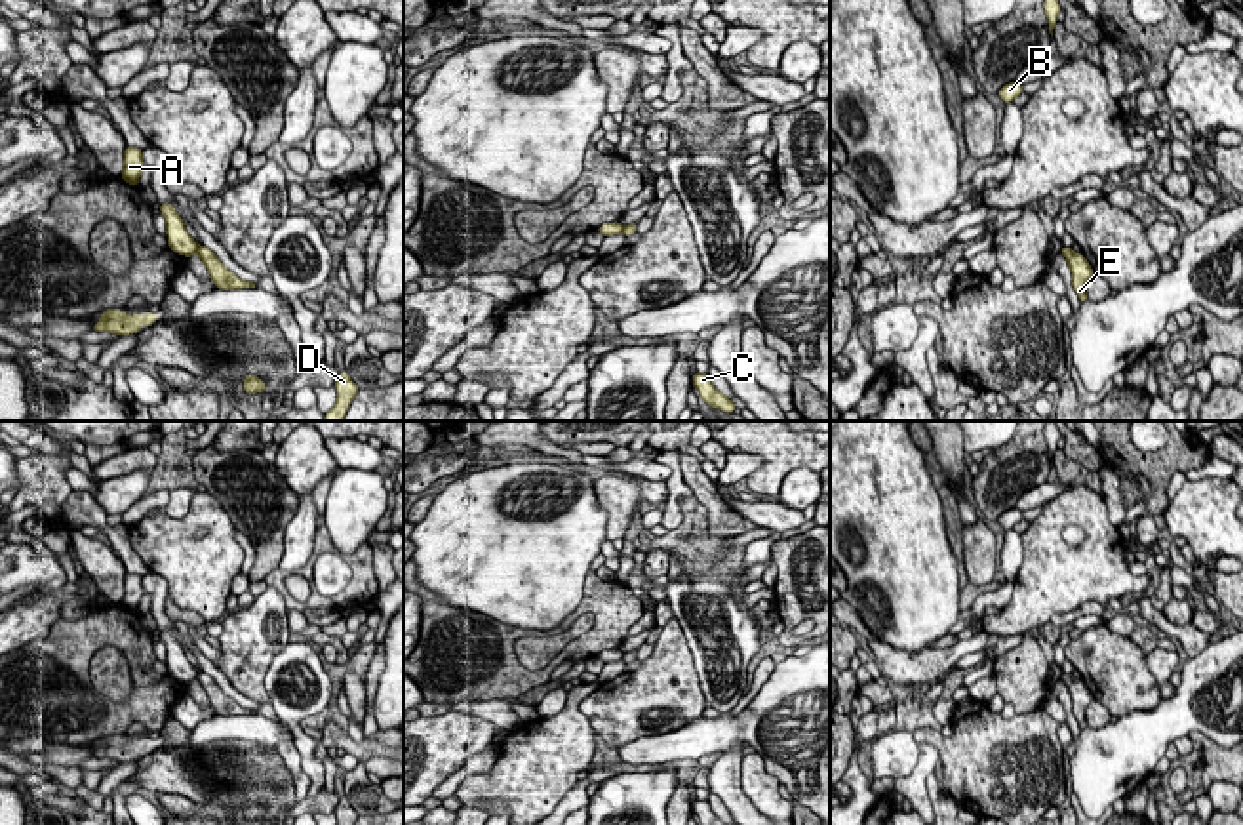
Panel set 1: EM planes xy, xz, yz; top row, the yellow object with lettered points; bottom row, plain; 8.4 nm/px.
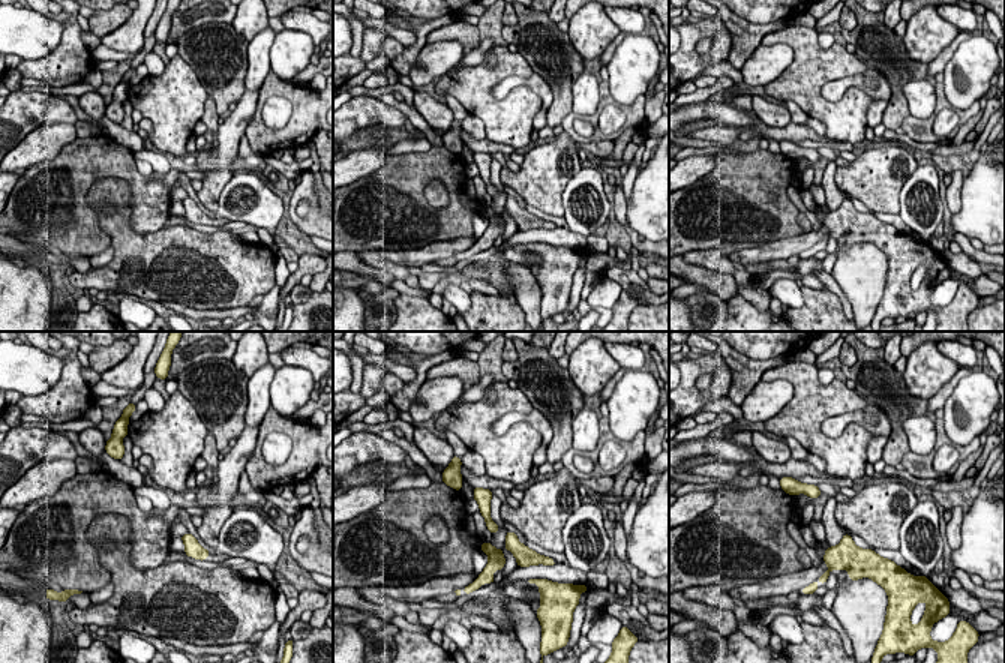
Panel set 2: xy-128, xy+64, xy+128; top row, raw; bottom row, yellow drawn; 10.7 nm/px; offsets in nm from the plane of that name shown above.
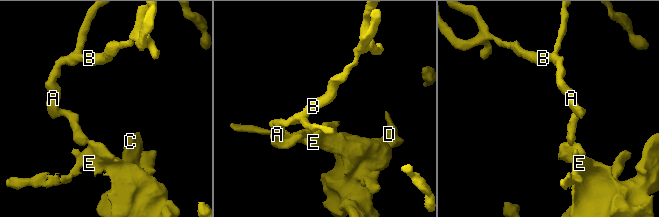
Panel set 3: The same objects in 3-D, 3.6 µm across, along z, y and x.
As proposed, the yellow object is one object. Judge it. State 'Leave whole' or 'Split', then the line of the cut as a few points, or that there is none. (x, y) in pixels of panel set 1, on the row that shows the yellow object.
Split. Split along xy (198, 246), (195, 250)

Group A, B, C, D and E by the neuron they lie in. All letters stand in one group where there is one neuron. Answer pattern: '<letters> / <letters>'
A B / C D E

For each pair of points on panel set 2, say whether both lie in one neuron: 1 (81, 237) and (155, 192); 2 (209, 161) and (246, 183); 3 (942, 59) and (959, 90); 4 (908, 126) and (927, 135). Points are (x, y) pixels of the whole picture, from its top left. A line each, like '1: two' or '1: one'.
1: one
2: two
3: two
4: one

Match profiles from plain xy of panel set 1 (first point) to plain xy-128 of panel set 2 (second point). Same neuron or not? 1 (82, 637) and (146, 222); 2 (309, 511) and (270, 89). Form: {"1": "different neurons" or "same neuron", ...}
{"1": "same neuron", "2": "different neurons"}

